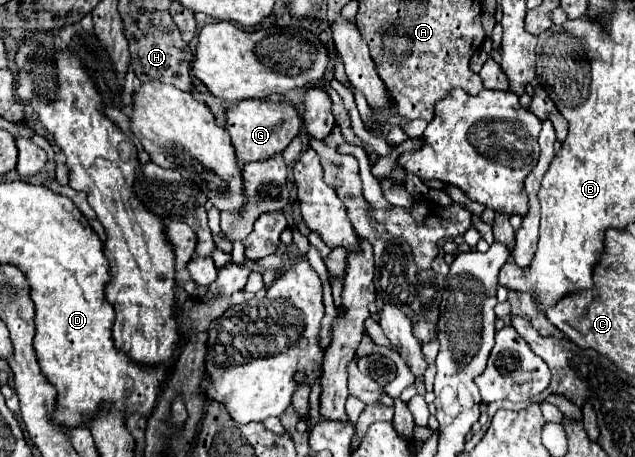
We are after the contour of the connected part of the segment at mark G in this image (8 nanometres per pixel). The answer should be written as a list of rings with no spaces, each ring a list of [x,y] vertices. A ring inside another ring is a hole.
[[[243,100],[227,110],[227,132],[237,150],[241,164],[253,160],[265,160],[277,152],[283,152],[287,144],[301,132],[303,118],[299,110],[289,102],[269,102],[269,100]]]

